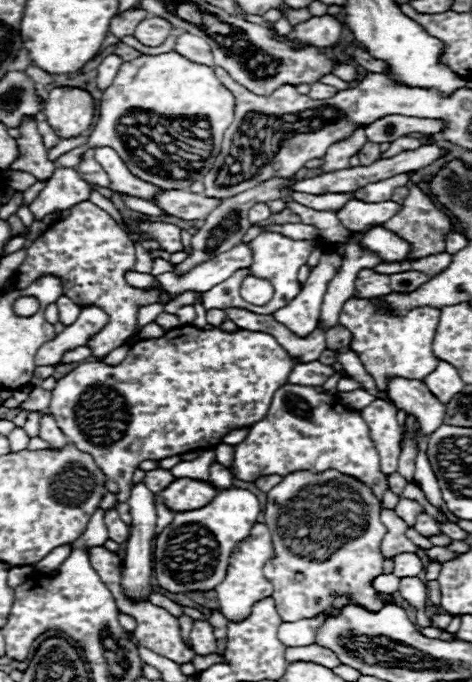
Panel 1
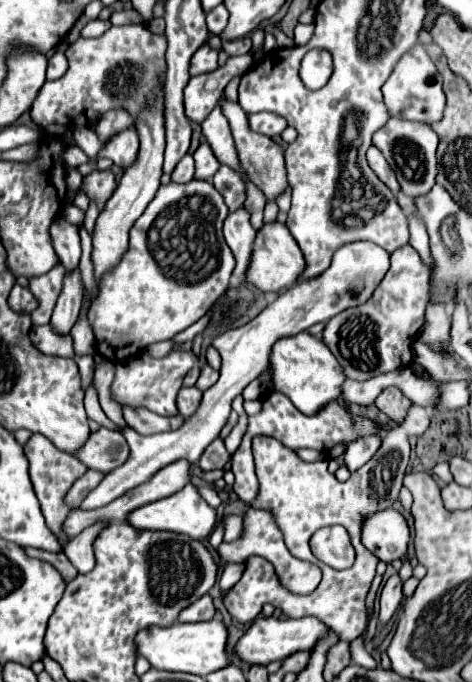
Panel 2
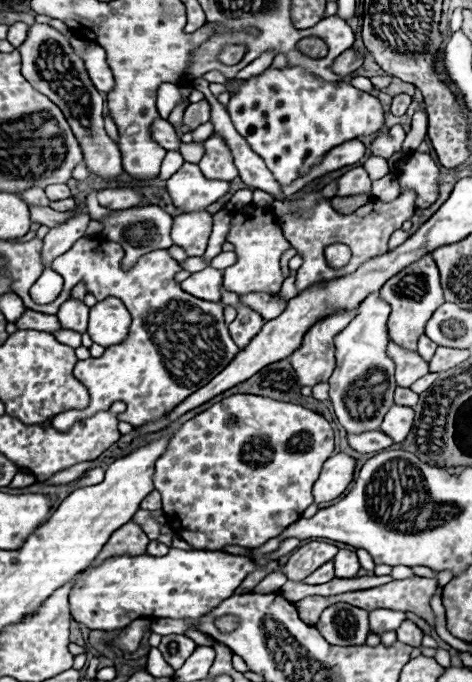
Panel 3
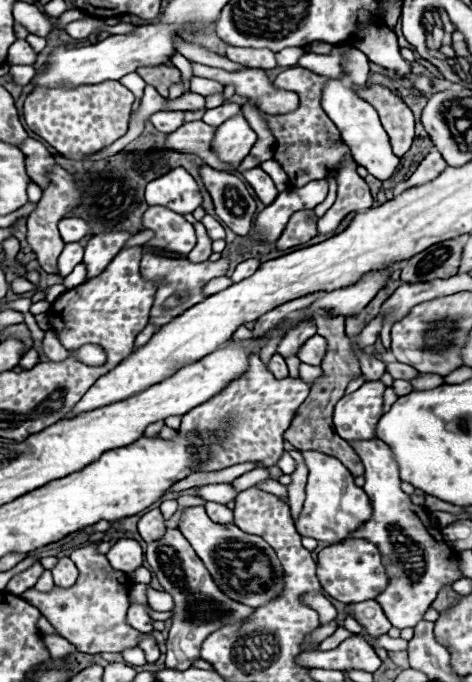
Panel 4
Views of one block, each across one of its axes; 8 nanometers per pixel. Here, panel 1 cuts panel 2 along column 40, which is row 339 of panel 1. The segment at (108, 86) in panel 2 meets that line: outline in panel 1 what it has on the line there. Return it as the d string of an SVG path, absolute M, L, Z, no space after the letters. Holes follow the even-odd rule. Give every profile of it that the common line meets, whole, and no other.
M84 201L72 207L66 218L54 222L28 248L26 260L16 270L16 288L26 288L46 274L56 274L64 282L66 296L80 308L100 306L108 314L108 324L88 340L92 356L102 360L110 350L122 346L136 332L136 314L142 306L160 302L160 290L132 288L126 282L126 272L134 270L136 254L130 236L116 220L92 202Z

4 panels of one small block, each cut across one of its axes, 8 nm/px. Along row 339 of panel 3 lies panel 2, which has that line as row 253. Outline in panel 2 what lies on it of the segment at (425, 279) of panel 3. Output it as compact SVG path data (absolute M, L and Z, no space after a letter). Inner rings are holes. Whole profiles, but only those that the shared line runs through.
M402 246L390 254L390 270L374 290L368 302L336 314L326 322L324 342L342 364L352 380L368 380L372 376L406 368L412 362L412 342L424 324L430 298L430 266L420 260L412 246Z

